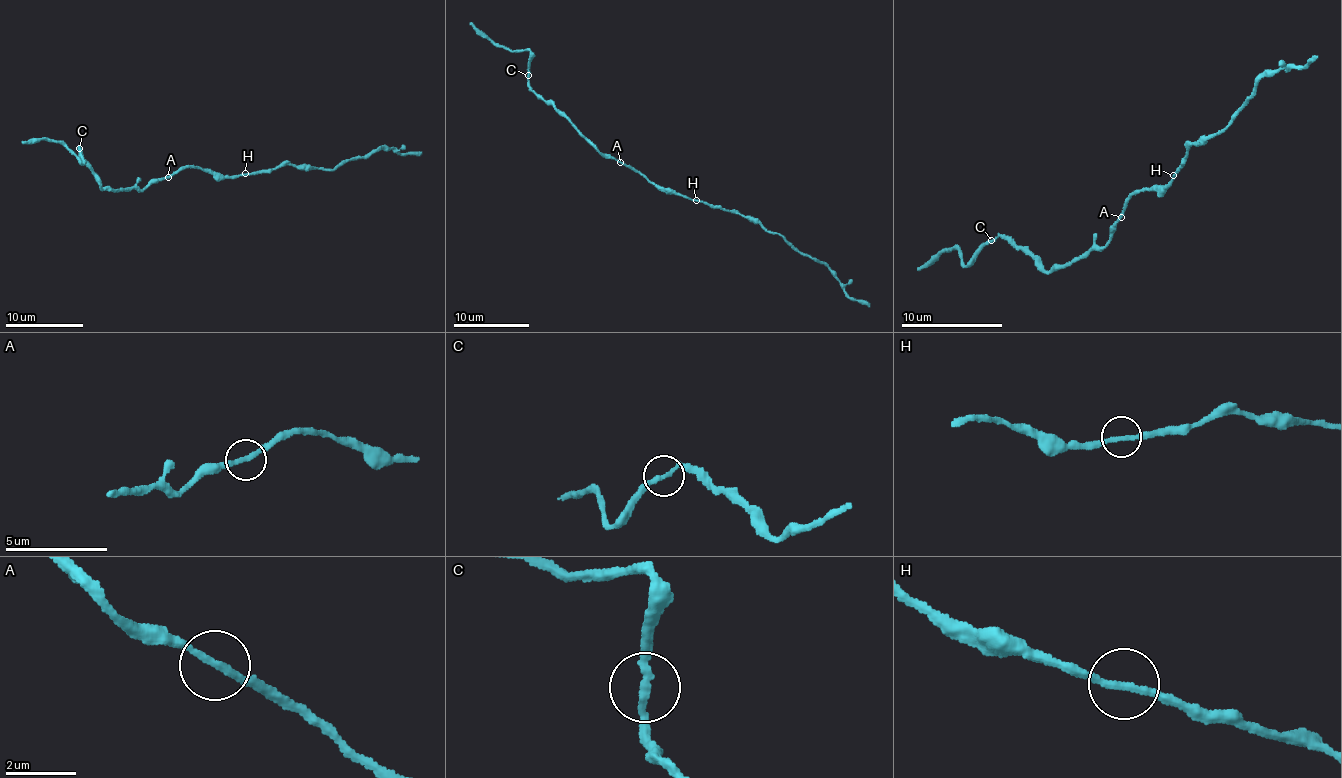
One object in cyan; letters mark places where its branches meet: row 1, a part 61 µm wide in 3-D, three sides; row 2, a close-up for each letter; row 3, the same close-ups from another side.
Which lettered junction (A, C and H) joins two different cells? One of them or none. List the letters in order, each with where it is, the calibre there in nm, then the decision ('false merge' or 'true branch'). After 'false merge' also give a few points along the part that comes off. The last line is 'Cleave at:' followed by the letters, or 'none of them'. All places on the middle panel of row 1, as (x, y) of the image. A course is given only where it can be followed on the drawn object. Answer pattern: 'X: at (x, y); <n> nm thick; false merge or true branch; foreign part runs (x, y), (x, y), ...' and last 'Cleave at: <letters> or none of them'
A: at (620, 162); 200 nm thick; true branch
C: at (528, 75); 240 nm thick; true branch
H: at (696, 200); 200 nm thick; true branch
Cleave at: none of them

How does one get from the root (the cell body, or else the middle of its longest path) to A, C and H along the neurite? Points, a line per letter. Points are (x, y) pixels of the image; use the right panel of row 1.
A: (1138, 192), (1124, 205), (1121, 217)
C: (1138, 192), (1124, 205), (1103, 246), (1049, 270), (1006, 239), (996, 236), (991, 241)
H: (1138, 192), (1153, 186), (1164, 187), (1174, 175)

